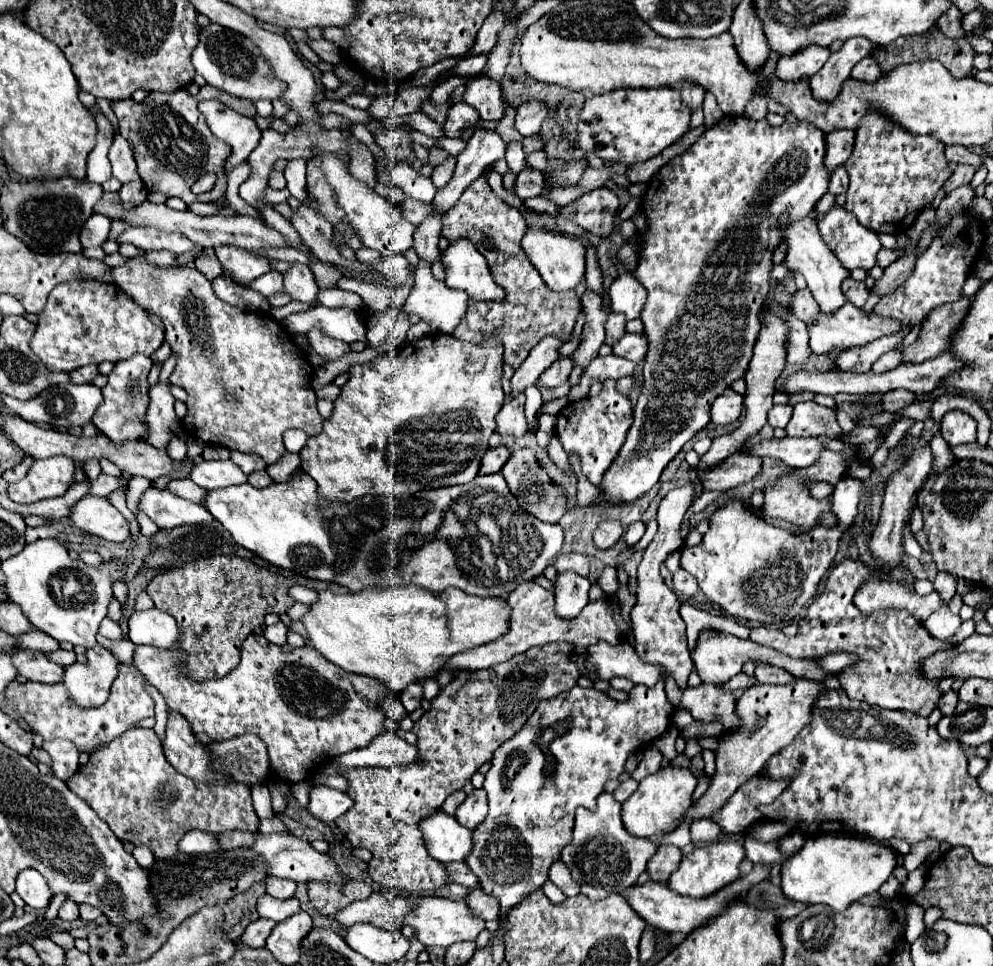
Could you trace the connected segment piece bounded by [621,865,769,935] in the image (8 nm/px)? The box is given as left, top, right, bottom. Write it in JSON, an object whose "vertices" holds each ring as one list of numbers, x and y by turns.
{"vertices":[[769,865,763,867,763,869,753,869,749,875,733,881,731,885,723,887,719,893,715,893,713,897,707,897,707,899,691,899,691,897,683,897,683,895,677,895,673,893,665,883,655,883,655,881,647,881,645,885,631,885,629,889,623,889,621,895,629,901,631,909,643,919,647,921,651,927,657,927,657,929,663,929,663,931,681,931,681,933,689,933,693,929,697,929,699,925,707,923,709,919,717,917,725,905,737,897,743,897,753,885,761,883,765,877,769,875]]}

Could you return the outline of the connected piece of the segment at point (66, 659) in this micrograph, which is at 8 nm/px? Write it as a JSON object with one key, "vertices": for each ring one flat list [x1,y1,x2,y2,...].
{"vertices":[[57,649,57,651,51,651,51,653,45,653,49,657,49,661,61,665,61,667,67,667,71,663,75,663,75,653,73,651,63,651,63,649]]}

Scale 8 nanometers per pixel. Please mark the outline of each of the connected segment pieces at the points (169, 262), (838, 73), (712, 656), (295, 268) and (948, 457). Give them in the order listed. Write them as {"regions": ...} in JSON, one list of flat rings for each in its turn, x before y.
{"regions":[[[149,251,147,253,147,259,153,265,159,265,159,267,173,267,175,261,177,261,177,255,173,255,169,251]],[[853,37,845,41,839,51,831,53,823,69,811,77,813,95,819,101,835,99,835,95,841,91,841,83,851,75,851,69,871,53,873,53,873,43,865,41,865,37]],[[701,631,701,635,697,637,697,645,691,651,691,659,693,659,693,665,695,665,701,681,713,681,715,685,727,683,731,677,741,673,741,669,747,661,755,661,757,665,759,663,777,665,777,667,787,669,795,677,807,677,807,679,813,679,813,681,823,681,823,677,827,675,813,659,793,659,789,655,783,655,779,651,757,645,749,639,739,639,739,637,735,637,731,633,723,633,723,631]],[[293,263,283,275,283,291,289,293,295,301,315,303,319,287,315,283,315,275,305,263]],[[935,435,931,441,931,451,933,451,933,463,931,463,931,471,929,477,933,473,943,473,945,469,949,469,949,465,953,465,953,461,959,461,951,447,945,443,945,439,941,435]]]}

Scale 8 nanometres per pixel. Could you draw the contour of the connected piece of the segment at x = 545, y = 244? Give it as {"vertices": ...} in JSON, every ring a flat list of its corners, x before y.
{"vertices":[[527,229,521,245,523,245,525,253,529,255,529,259,533,261,533,265,537,267,537,271,541,273,541,277,549,289,553,289,557,293,573,291,585,277,585,247,577,239,557,235,551,231]]}

